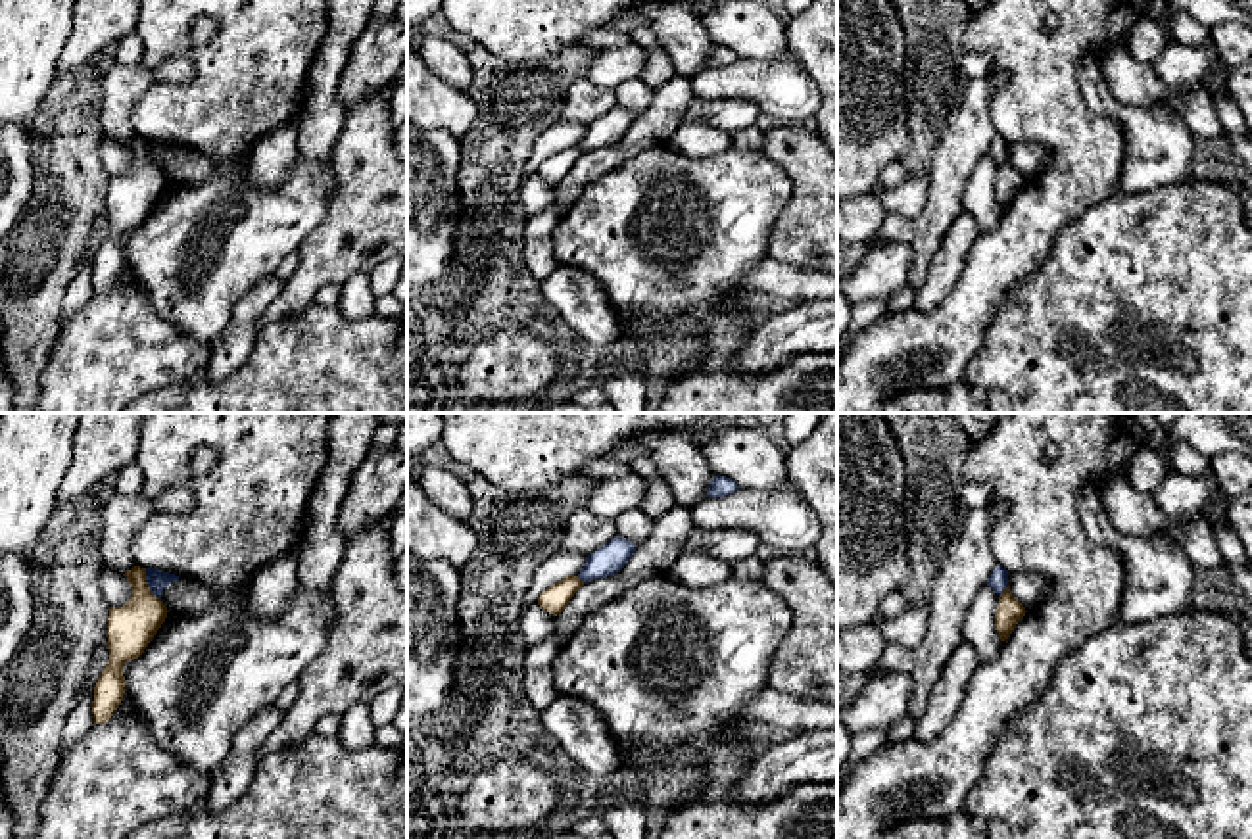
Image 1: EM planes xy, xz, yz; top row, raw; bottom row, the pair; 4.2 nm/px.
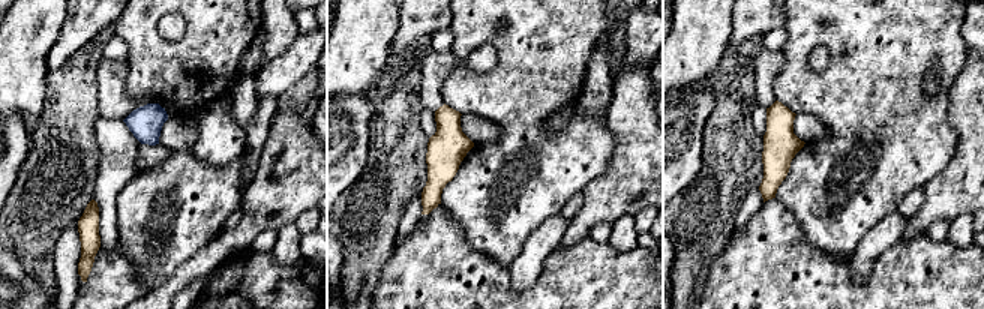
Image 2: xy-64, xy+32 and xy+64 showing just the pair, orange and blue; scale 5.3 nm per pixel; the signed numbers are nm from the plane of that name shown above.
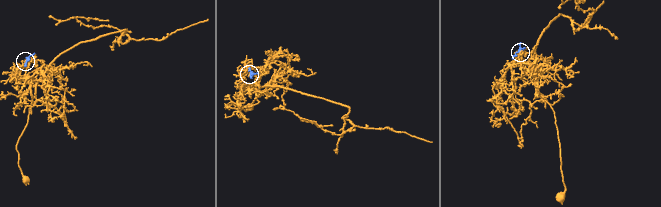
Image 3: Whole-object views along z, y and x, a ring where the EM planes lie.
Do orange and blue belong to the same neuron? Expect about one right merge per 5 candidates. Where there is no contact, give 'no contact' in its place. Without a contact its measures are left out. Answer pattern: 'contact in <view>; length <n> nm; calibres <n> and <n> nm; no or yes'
contact in xy; length 150 nm; calibres 200 and 80 nm; no

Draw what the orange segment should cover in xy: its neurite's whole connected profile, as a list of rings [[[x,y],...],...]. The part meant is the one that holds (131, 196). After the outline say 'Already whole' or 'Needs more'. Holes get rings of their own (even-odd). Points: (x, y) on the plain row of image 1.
[[[134,136],[123,146],[131,154],[131,169],[121,177],[109,177],[109,232],[94,255],[94,294],[106,294],[113,286],[125,263],[123,234],[144,223],[169,182],[148,157],[146,138]]]. Already whole

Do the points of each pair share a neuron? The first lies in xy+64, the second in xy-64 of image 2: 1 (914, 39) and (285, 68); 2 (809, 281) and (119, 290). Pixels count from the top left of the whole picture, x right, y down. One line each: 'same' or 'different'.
1: different
2: same

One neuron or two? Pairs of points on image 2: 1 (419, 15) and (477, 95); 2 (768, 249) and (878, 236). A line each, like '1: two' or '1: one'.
1: two
2: two

